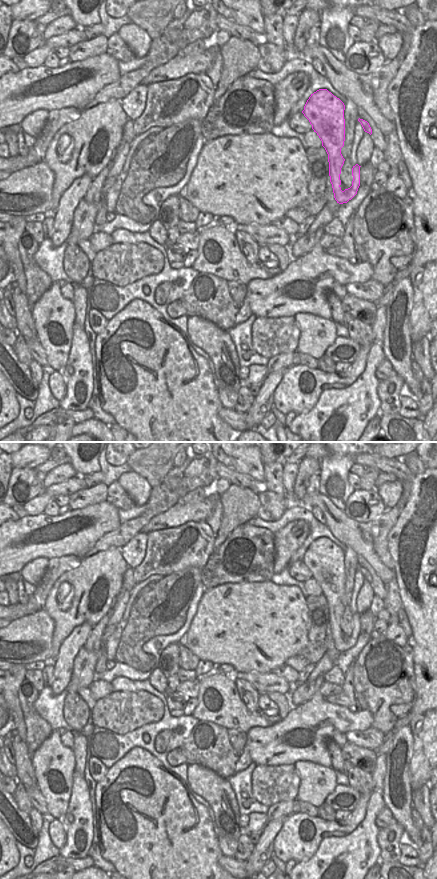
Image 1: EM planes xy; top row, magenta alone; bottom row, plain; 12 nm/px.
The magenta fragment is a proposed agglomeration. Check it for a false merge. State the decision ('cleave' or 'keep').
keep

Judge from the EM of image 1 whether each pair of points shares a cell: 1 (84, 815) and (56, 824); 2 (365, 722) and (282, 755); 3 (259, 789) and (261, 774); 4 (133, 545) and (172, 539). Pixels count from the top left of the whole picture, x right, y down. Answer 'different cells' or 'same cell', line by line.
1: different cells
2: same cell
3: same cell
4: different cells

